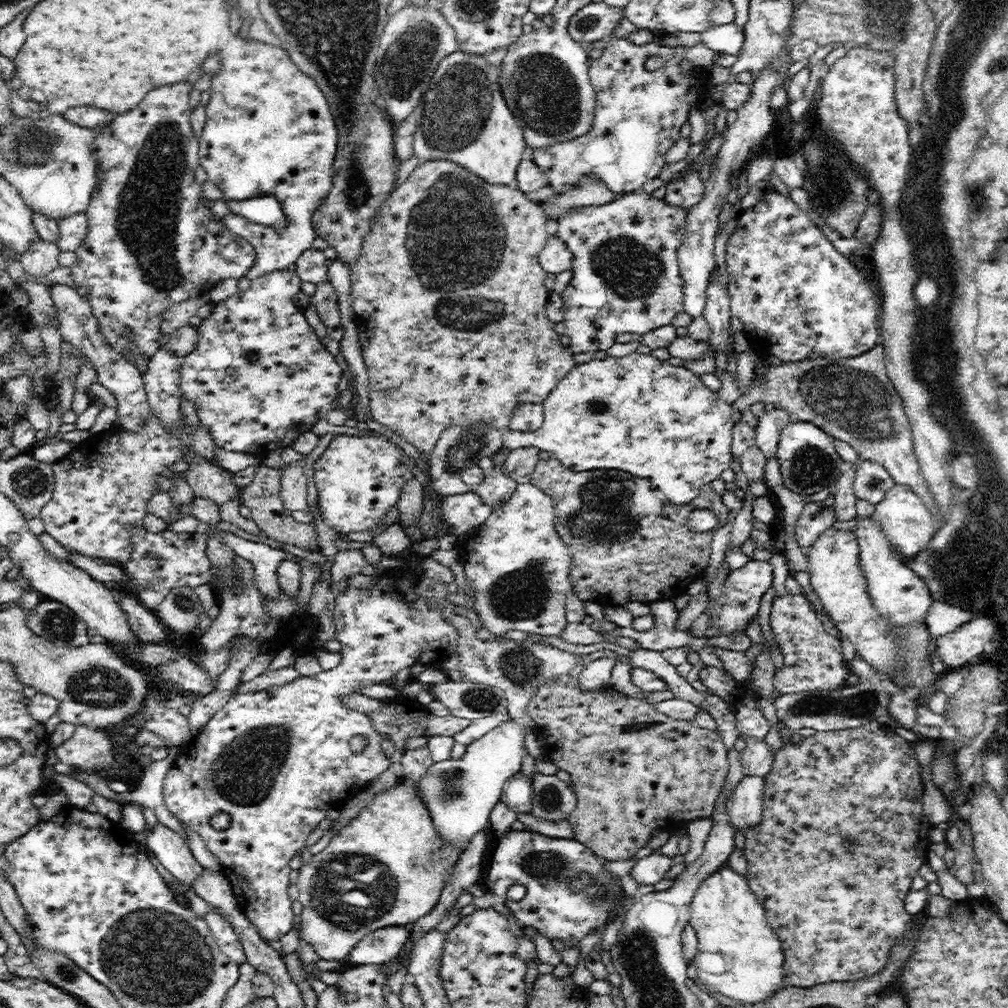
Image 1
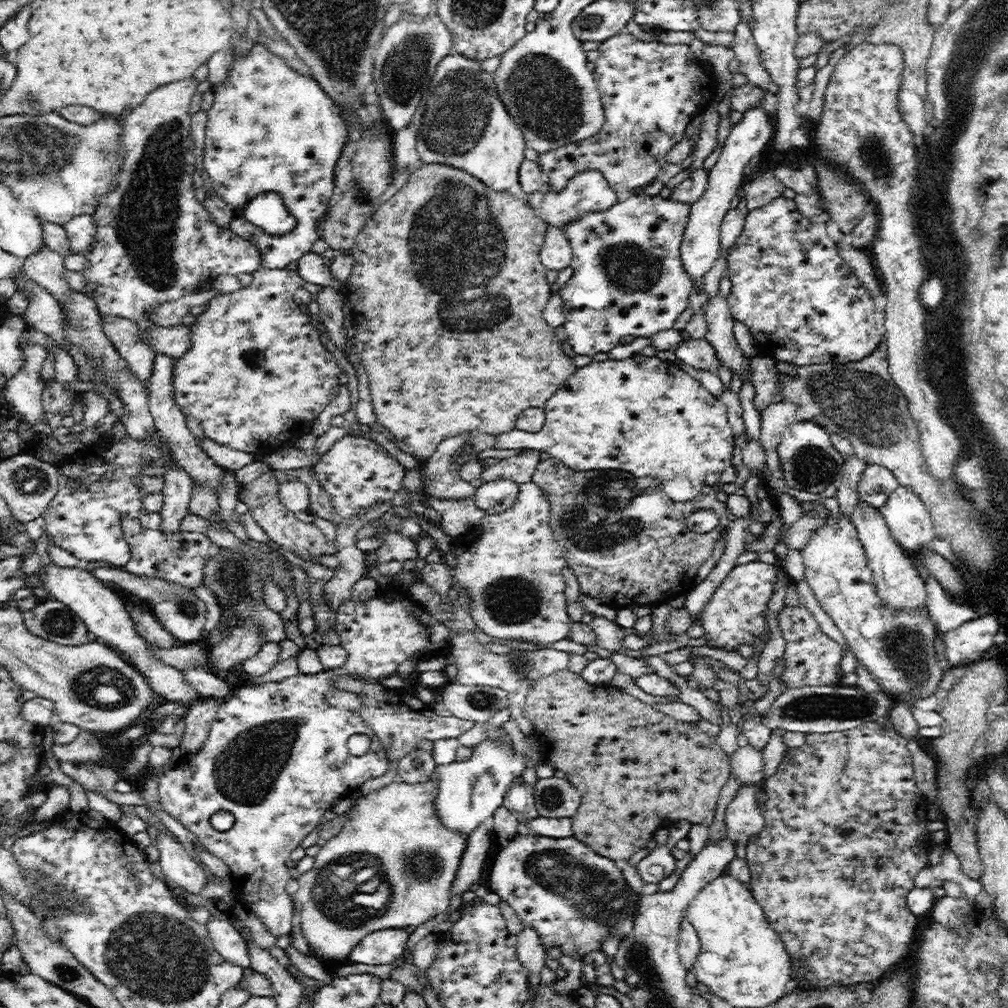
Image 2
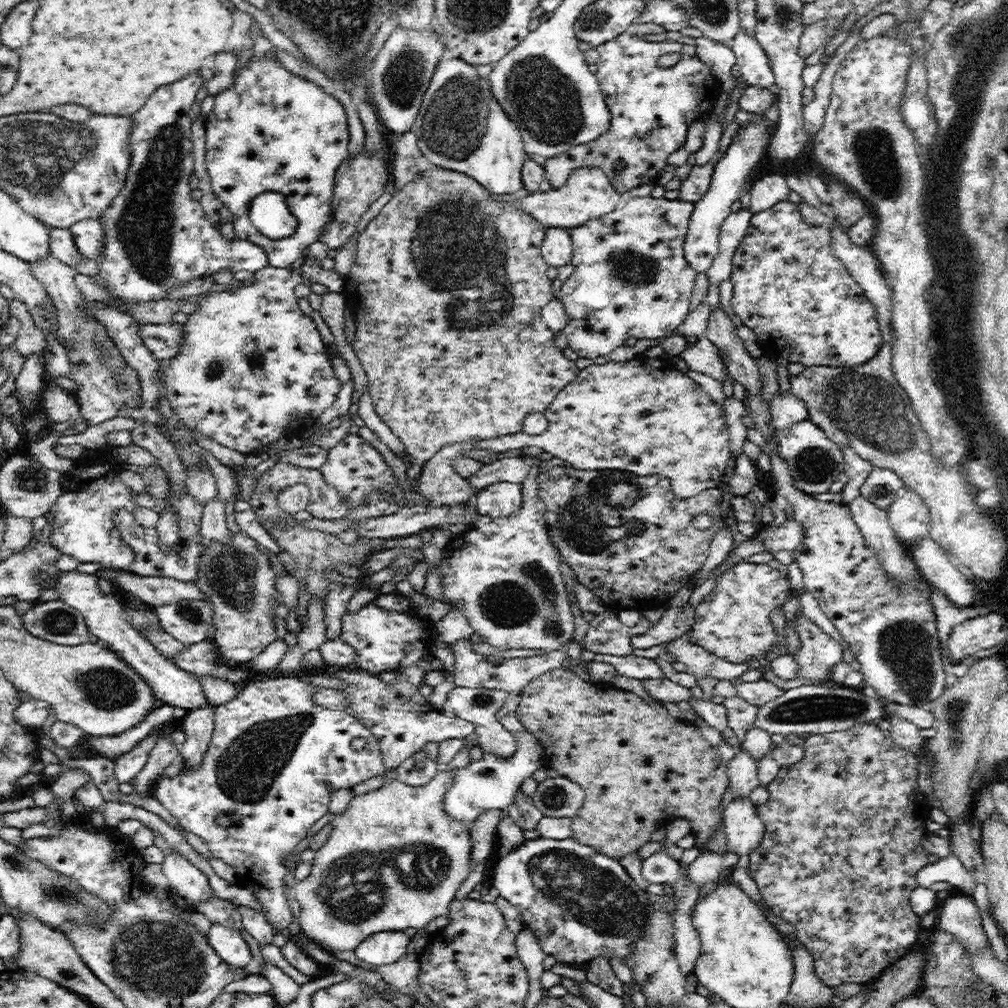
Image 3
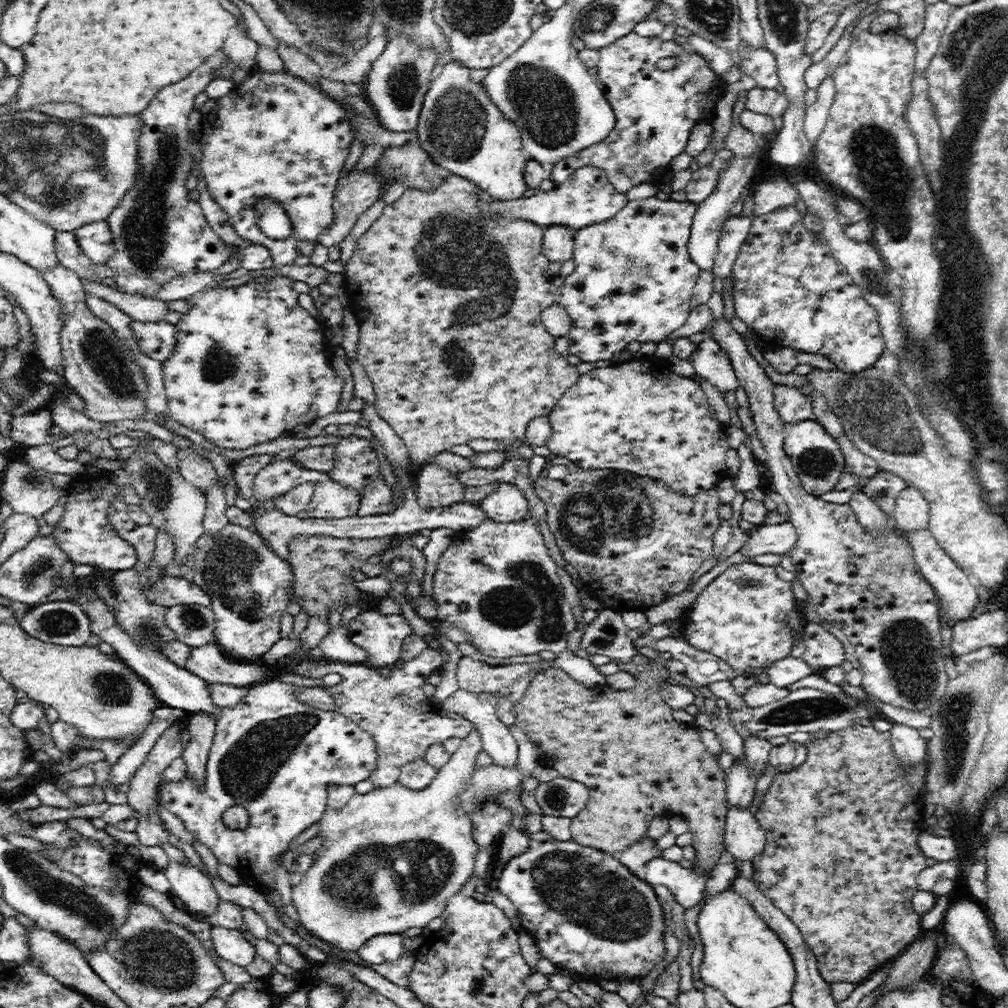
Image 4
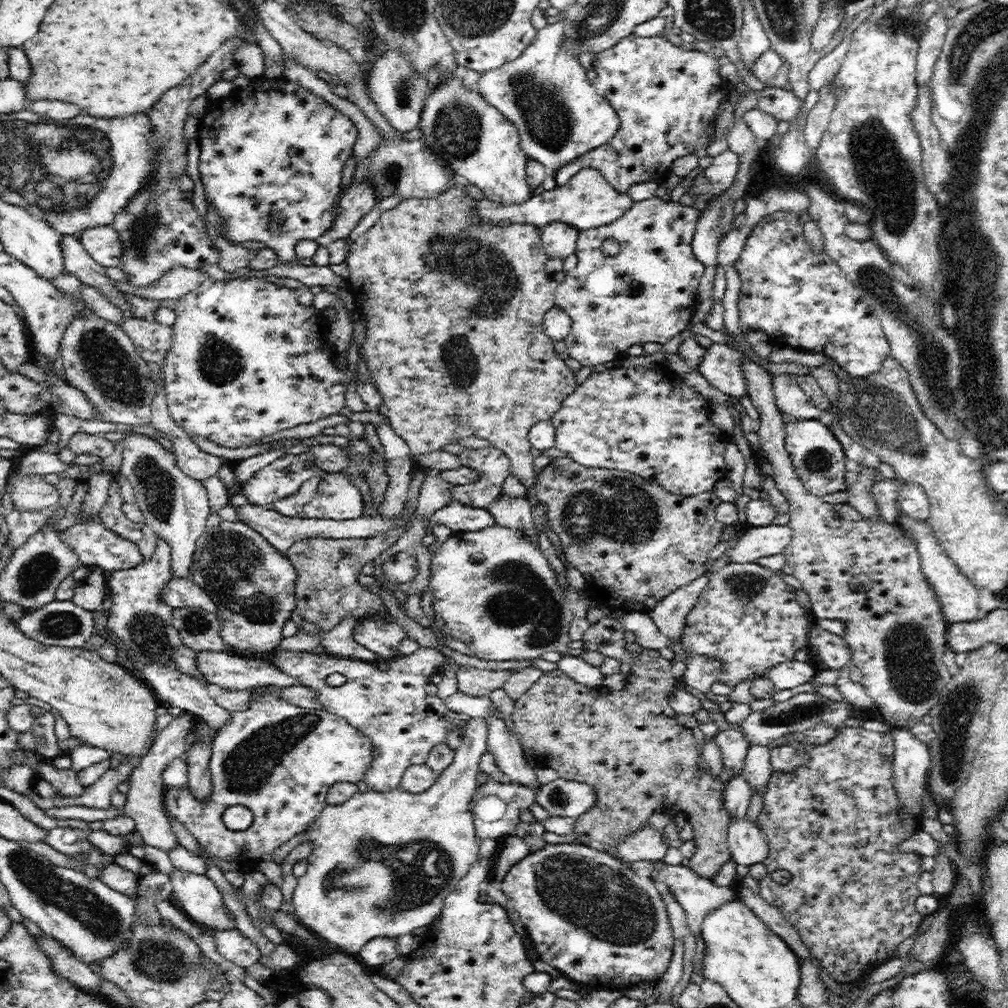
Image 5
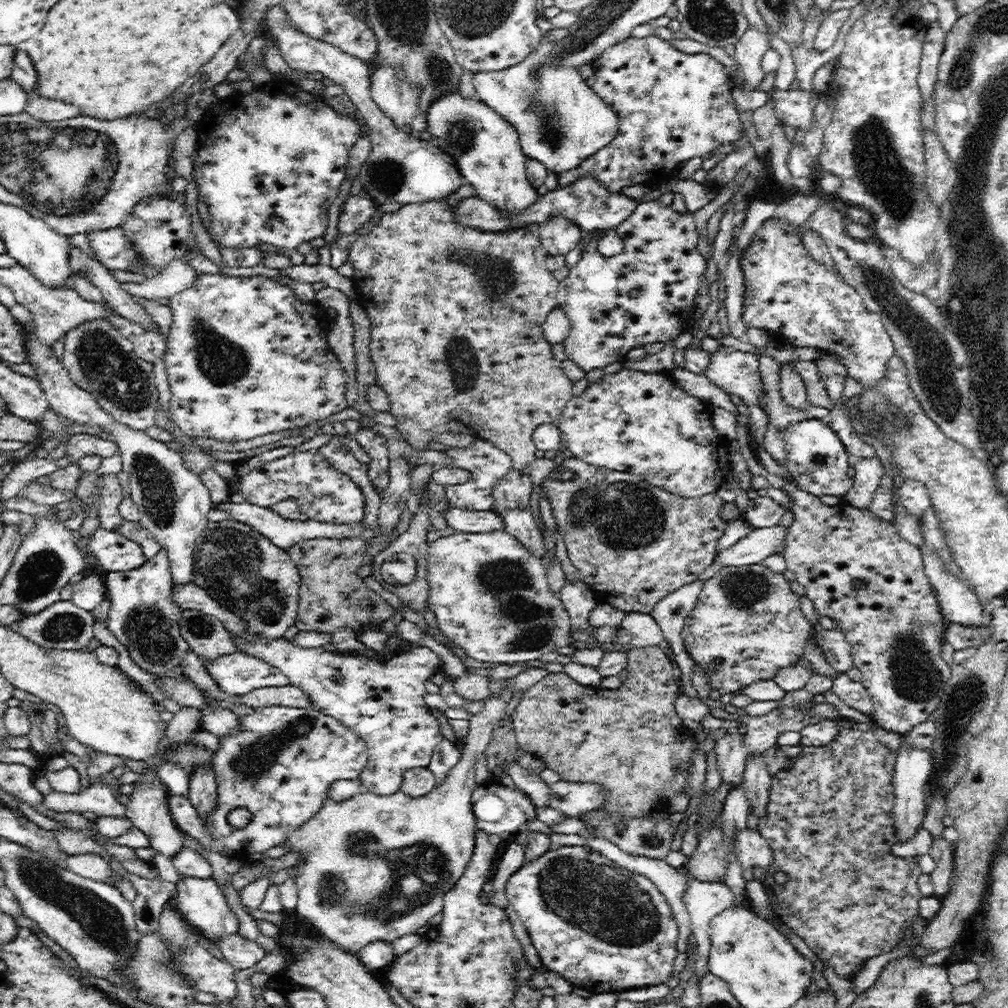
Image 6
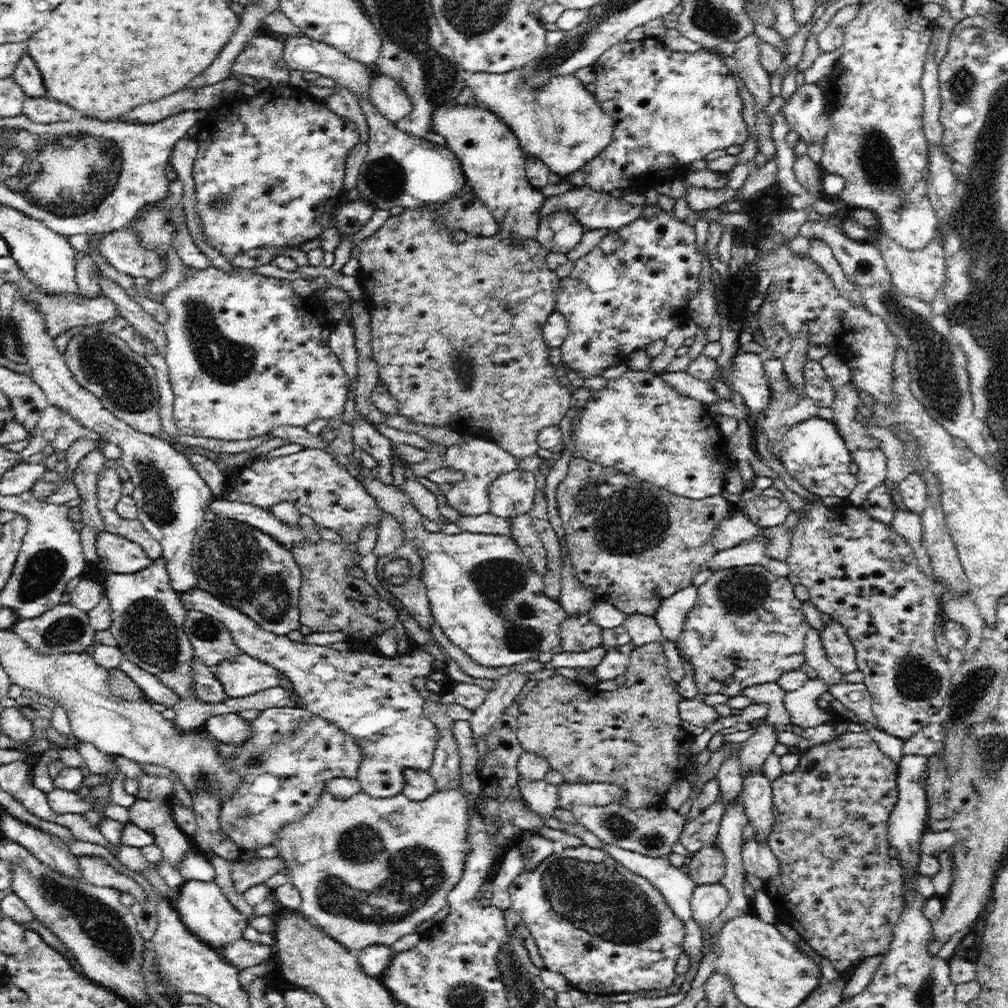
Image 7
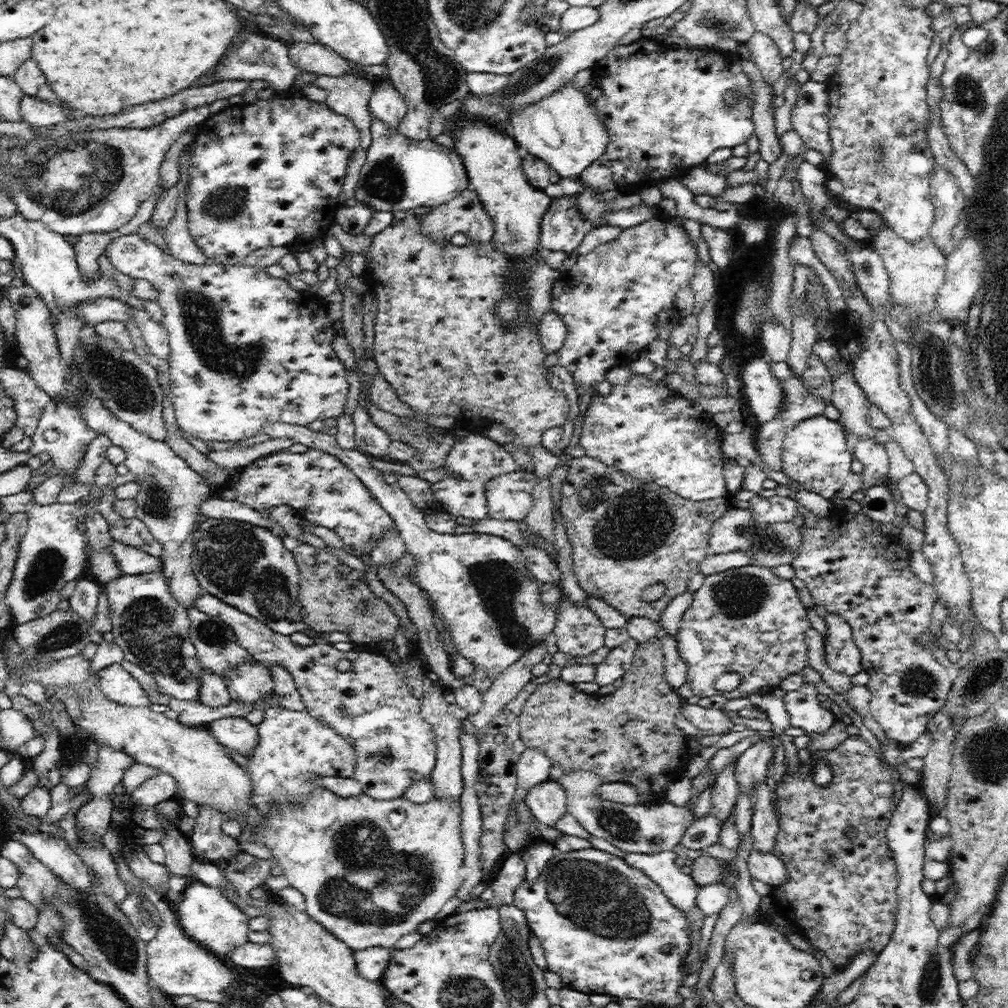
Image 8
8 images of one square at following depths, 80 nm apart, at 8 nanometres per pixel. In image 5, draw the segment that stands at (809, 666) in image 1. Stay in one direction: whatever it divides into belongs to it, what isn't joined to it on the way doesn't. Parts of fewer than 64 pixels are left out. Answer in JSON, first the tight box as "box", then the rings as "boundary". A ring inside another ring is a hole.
{"box":[808,624,852,671],"boundary":[[[815,624],[810,631],[808,649],[817,654],[832,670],[839,671],[852,664],[851,646],[843,636],[833,634]]]}

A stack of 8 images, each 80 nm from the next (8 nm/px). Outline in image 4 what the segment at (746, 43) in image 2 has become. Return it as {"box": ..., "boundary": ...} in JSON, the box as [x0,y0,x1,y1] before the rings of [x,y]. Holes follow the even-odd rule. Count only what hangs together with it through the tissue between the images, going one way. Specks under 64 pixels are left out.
{"box":[741,49,780,89],"boundary":[[[767,49],[741,51],[744,72],[752,77],[758,87],[774,89],[780,84],[777,57]]]}

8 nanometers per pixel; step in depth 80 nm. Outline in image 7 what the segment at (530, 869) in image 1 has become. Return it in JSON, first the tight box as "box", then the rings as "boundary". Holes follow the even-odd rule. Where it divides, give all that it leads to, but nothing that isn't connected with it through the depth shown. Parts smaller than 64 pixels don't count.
{"box":[510,845,686,998],"boundary":[[[581,845],[579,847],[570,847],[564,849],[561,854],[552,853],[538,866],[534,874],[527,874],[524,871],[522,876],[514,880],[510,886],[511,908],[516,910],[522,917],[523,924],[529,929],[531,935],[535,938],[542,958],[545,962],[545,968],[559,972],[565,976],[567,984],[572,989],[582,991],[587,994],[597,994],[599,998],[606,998],[614,994],[634,994],[634,996],[649,996],[650,998],[662,998],[668,995],[668,988],[672,984],[680,983],[681,978],[676,975],[676,962],[681,954],[686,953],[684,947],[685,941],[685,922],[674,914],[672,908],[666,903],[665,897],[658,888],[654,887],[650,881],[626,866],[620,864],[609,852],[600,848]]]}

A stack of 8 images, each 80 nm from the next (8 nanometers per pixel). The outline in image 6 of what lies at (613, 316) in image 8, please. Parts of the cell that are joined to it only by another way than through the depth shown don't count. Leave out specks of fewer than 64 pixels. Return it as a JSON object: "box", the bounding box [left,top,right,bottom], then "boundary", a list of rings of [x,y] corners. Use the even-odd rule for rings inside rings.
{"box":[557,200,706,374],"boundary":[[[658,200],[645,201],[639,203],[637,211],[629,218],[628,221],[618,226],[616,229],[623,240],[623,250],[619,254],[612,257],[604,257],[598,251],[598,243],[596,239],[590,240],[585,246],[585,250],[580,260],[571,268],[569,268],[568,276],[559,282],[559,289],[557,292],[558,308],[568,317],[571,324],[571,331],[568,338],[564,340],[564,350],[566,359],[570,362],[574,362],[578,368],[582,368],[585,374],[592,372],[592,370],[602,370],[614,362],[625,362],[629,352],[636,347],[644,346],[646,344],[652,344],[652,342],[666,342],[670,340],[670,336],[678,334],[682,328],[682,320],[688,318],[688,314],[692,312],[691,302],[696,296],[700,277],[704,268],[706,268],[706,257],[699,250],[700,235],[696,231],[695,224],[693,223],[693,215],[680,216],[674,209],[670,207],[663,207]]]}

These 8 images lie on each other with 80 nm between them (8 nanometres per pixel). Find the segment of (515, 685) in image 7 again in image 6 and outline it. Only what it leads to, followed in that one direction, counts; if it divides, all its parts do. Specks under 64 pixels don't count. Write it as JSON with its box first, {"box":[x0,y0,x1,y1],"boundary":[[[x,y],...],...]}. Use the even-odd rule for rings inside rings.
{"box":[280,677,516,954],"boundary":[[[511,677],[500,681],[502,684],[502,686],[500,686],[500,692],[498,692],[498,694],[490,694],[488,698],[483,700],[482,708],[471,713],[471,718],[469,719],[469,735],[465,751],[461,754],[460,762],[450,771],[450,774],[444,781],[444,784],[437,786],[432,790],[432,792],[429,792],[417,799],[404,794],[401,790],[397,793],[391,794],[390,796],[380,796],[361,791],[354,794],[352,798],[347,798],[342,802],[336,802],[334,799],[326,796],[326,798],[324,798],[324,802],[322,802],[322,806],[319,807],[319,810],[315,811],[314,814],[311,815],[309,819],[302,822],[300,826],[290,830],[290,832],[286,834],[286,838],[280,842],[282,849],[284,849],[284,853],[294,853],[294,856],[296,856],[294,866],[298,867],[298,872],[300,874],[298,878],[295,879],[298,897],[300,897],[296,909],[298,915],[300,915],[300,918],[303,918],[325,938],[330,939],[330,941],[333,941],[336,945],[340,946],[342,950],[353,952],[355,954],[362,948],[365,948],[374,942],[386,942],[387,944],[391,944],[394,940],[400,938],[400,936],[416,933],[416,930],[421,926],[426,925],[430,918],[443,911],[444,896],[450,892],[450,890],[453,890],[458,879],[464,875],[464,870],[474,850],[474,841],[472,836],[474,828],[477,826],[477,822],[473,809],[473,801],[476,794],[472,794],[470,784],[475,782],[474,763],[477,760],[476,756],[484,752],[485,748],[488,746],[488,740],[490,740],[492,732],[494,732],[495,726],[508,712],[509,702],[515,695],[514,680],[516,680],[516,678]]]}

